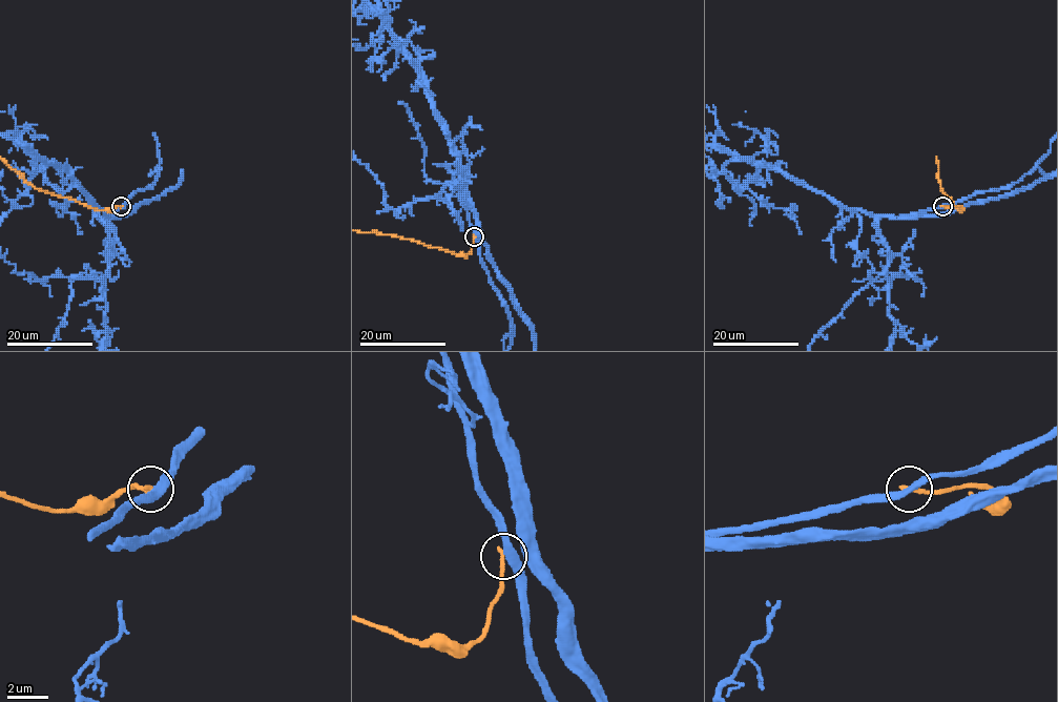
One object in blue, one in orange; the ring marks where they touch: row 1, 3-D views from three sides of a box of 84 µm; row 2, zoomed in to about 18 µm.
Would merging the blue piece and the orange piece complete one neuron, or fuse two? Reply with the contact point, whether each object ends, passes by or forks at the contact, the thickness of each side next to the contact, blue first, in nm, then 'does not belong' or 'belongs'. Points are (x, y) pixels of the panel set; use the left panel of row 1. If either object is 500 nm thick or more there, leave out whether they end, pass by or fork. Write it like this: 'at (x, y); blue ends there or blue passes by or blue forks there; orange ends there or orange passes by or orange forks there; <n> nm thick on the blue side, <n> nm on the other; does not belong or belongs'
at (121, 206); blue passes by; orange ends there; 320 nm thick on the blue side, 240 nm on the other; does not belong

